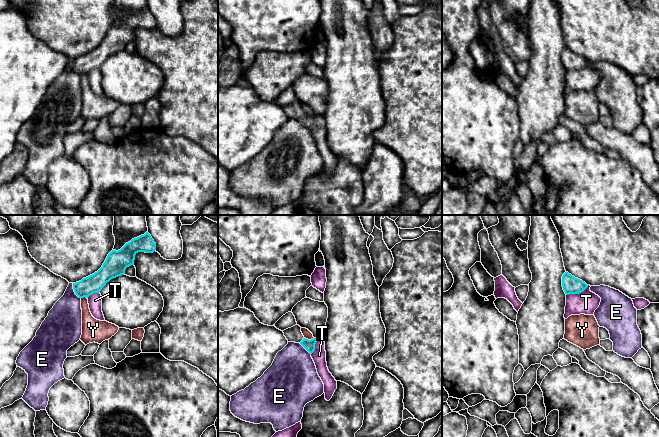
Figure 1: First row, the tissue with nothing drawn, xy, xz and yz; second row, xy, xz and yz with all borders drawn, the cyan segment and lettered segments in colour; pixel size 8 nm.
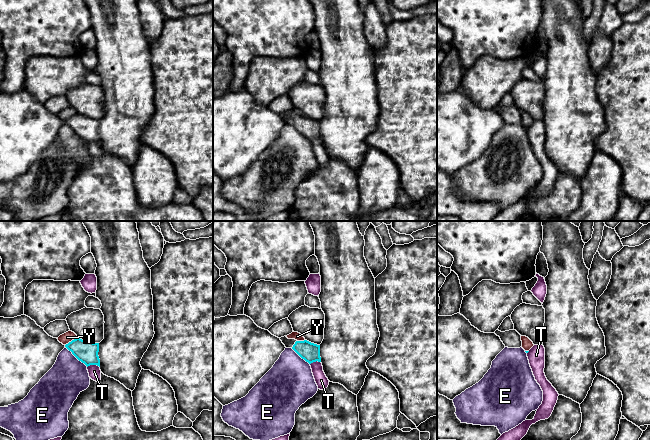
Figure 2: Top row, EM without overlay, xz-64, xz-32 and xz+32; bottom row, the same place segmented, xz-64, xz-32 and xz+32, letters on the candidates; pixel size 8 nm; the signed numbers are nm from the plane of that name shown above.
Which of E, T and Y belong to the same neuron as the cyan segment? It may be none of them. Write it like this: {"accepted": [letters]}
{"accepted": []}

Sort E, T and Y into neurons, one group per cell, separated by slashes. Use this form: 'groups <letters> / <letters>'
groups E / T / Y

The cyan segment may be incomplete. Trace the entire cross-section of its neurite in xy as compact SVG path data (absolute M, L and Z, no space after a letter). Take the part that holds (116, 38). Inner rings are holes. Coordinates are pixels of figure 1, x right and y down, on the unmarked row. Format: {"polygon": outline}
{"polygon": "M148 8L132 15L120 26L112 26L97 48L73 59L75 70L79 74L88 74L94 69L99 69L107 58L124 51L126 44L134 41L135 31L138 28L153 29L155 26L156 19Z"}

